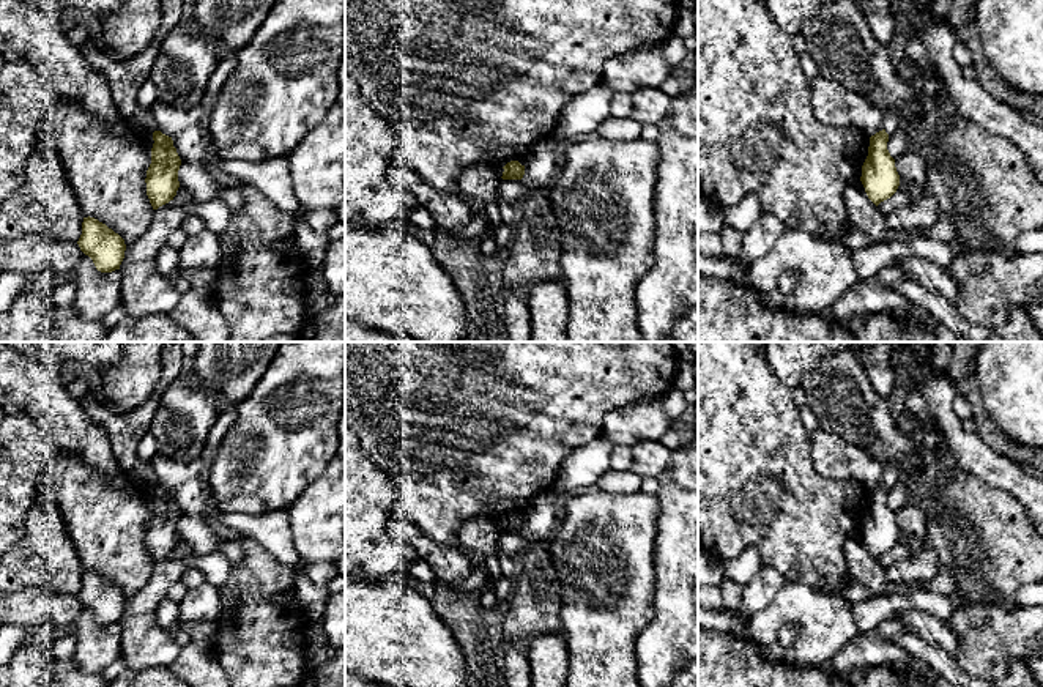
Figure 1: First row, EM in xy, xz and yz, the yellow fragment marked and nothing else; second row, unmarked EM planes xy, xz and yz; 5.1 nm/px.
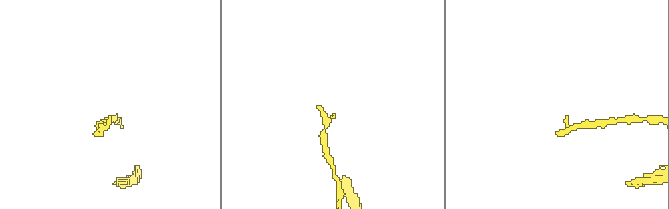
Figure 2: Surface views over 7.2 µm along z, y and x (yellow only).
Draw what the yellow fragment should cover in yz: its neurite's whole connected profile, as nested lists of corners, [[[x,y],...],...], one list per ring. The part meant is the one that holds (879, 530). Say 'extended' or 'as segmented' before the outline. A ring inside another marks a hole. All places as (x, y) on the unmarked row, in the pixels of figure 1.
as segmented | [[[885,482],[870,490],[868,509],[862,518],[860,534],[868,551],[878,559],[890,551],[898,539],[900,528],[895,520],[895,512],[887,503],[889,487]]]

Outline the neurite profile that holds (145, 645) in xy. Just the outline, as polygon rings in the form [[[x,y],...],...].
[[[172,553],[154,563],[148,581],[124,603],[120,618],[121,659],[129,670],[143,671],[169,667],[181,652],[173,633],[164,630],[154,618],[169,588],[192,566]]]

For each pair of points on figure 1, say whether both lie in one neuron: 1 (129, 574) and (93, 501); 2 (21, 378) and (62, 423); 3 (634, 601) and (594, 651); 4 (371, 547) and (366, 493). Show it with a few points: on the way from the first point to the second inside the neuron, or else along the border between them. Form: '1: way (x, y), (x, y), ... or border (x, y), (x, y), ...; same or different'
1: way (122, 557), (109, 539), (107, 525), (101, 519); same
2: way (32, 389), (54, 412); same
3: way (621, 613), (601, 634), (601, 638); same
4: way (366, 534), (366, 506); same

